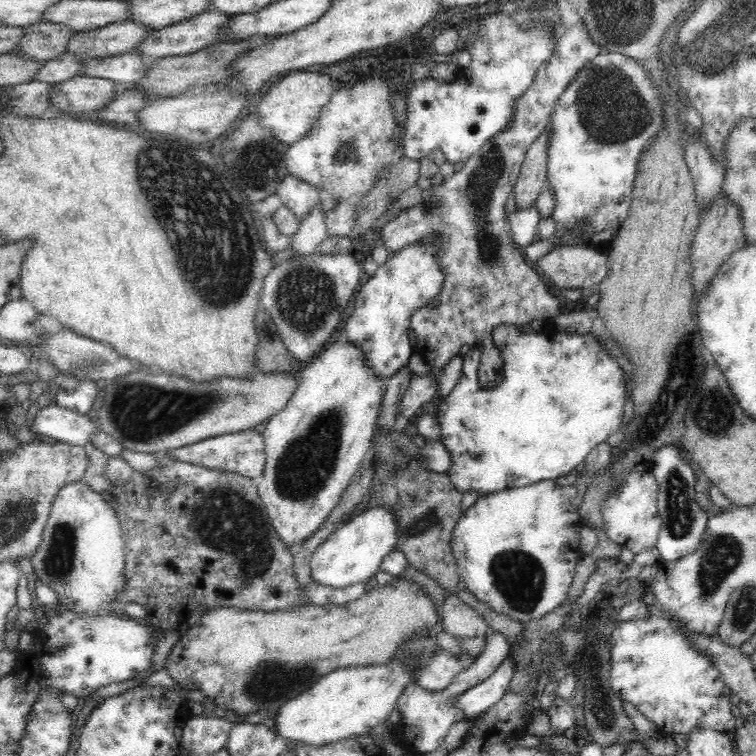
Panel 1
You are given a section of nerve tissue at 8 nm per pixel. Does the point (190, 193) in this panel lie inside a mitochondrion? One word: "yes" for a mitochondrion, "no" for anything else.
yes

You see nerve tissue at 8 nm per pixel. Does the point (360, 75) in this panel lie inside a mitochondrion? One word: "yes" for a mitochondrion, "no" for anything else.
no

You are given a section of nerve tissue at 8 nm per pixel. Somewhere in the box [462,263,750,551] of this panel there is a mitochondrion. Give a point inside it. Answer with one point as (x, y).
(686, 360)

